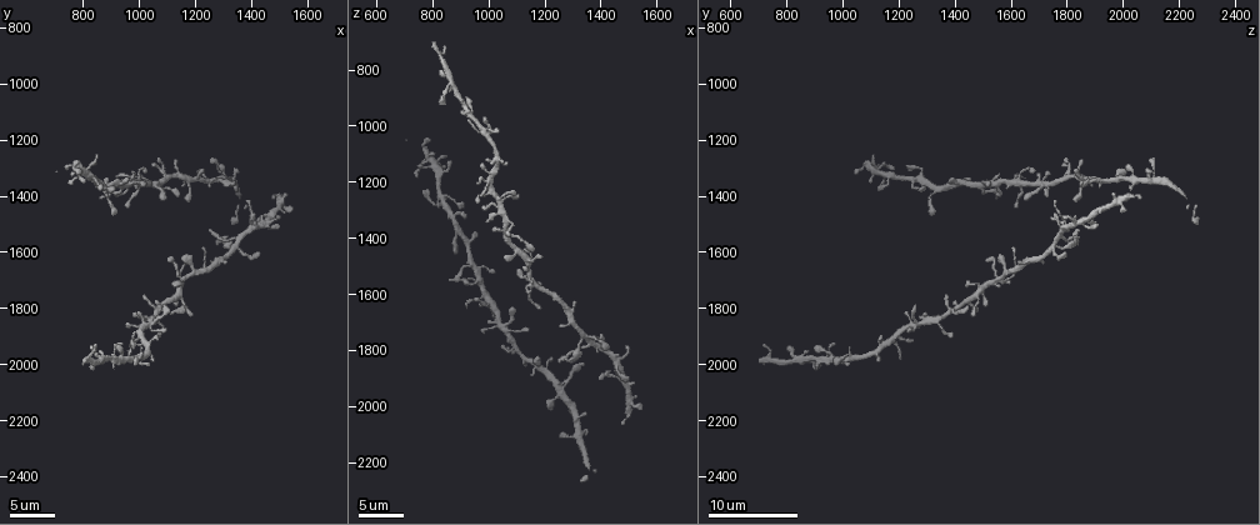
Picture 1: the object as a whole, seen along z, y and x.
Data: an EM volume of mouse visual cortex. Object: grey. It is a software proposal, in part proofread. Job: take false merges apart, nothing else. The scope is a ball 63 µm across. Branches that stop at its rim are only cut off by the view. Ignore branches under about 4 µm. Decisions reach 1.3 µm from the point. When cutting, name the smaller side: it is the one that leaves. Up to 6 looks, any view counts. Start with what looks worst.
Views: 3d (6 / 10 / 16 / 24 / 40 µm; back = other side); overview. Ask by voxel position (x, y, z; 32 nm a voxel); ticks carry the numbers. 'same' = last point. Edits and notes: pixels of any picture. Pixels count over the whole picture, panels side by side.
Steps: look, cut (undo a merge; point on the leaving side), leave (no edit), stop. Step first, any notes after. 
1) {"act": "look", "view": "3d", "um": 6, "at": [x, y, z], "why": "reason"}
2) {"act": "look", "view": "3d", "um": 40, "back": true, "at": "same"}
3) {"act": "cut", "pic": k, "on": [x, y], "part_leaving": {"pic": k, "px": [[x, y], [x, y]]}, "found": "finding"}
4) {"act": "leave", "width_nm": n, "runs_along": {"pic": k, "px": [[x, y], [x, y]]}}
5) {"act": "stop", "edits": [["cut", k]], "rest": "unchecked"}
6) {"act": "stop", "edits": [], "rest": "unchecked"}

{"act": "look", "view": "3d", "um": 10, "at": [1390, 1530, 1780]}

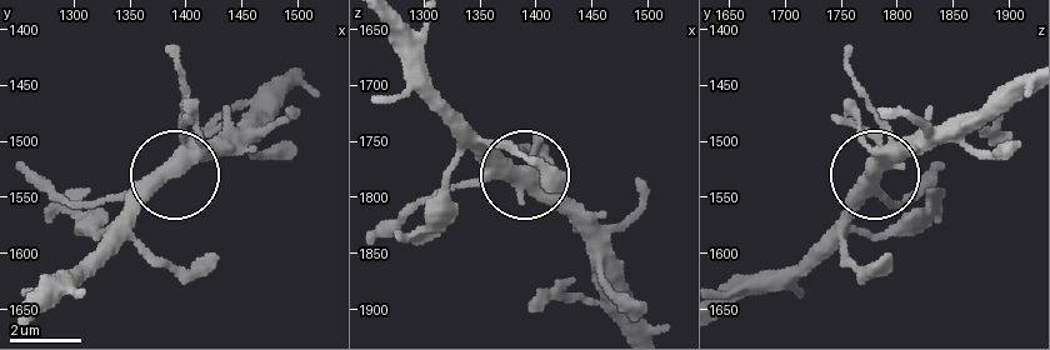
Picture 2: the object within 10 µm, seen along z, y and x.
{"act": "leave", "side_arm_um": 48, "runs_along": {"pic": 2, "px": [[181, 160], [173, 165], [181, 88]]}, "found": "all the same cell"}

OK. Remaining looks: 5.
{"act": "look", "view": "3d", "um": 10, "at": [1050, 1860, 1260], "why": "four or more arms meet"}

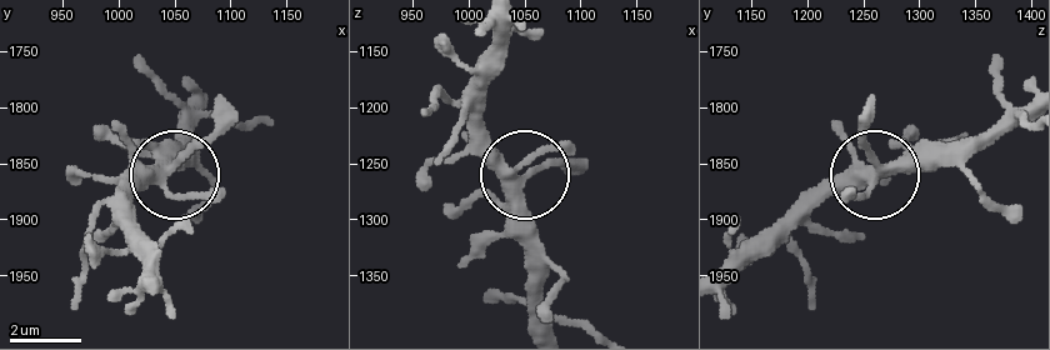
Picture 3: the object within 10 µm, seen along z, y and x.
{"act": "leave", "width_nm": 310, "runs_along": {"pic": 3, "px": [[204, 110], [176, 145], [176, 166], [236, 113]]}, "found": "all the same cell"}

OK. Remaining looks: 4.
{"act": "look", "view": "3d", "um": 10, "at": [1240, 1350, 1950], "why": "three arms meet"}

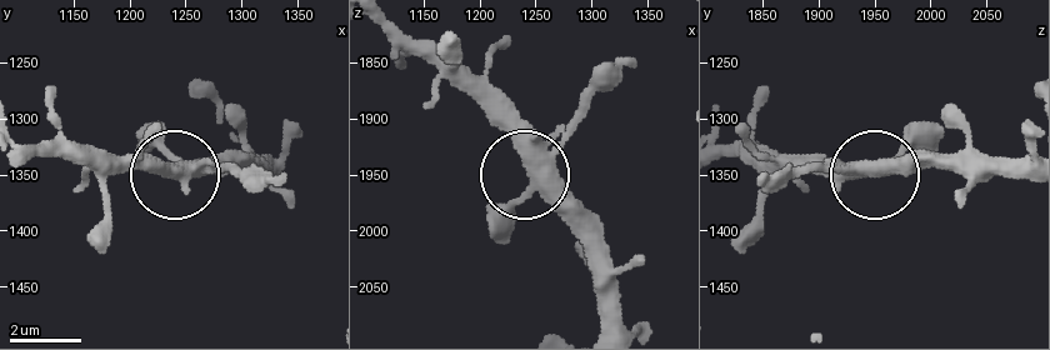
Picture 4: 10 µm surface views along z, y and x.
{"act": "leave", "found": "one cell here"}

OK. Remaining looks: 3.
{"act": "stop", "edits": [], "rest": "unchecked"}

